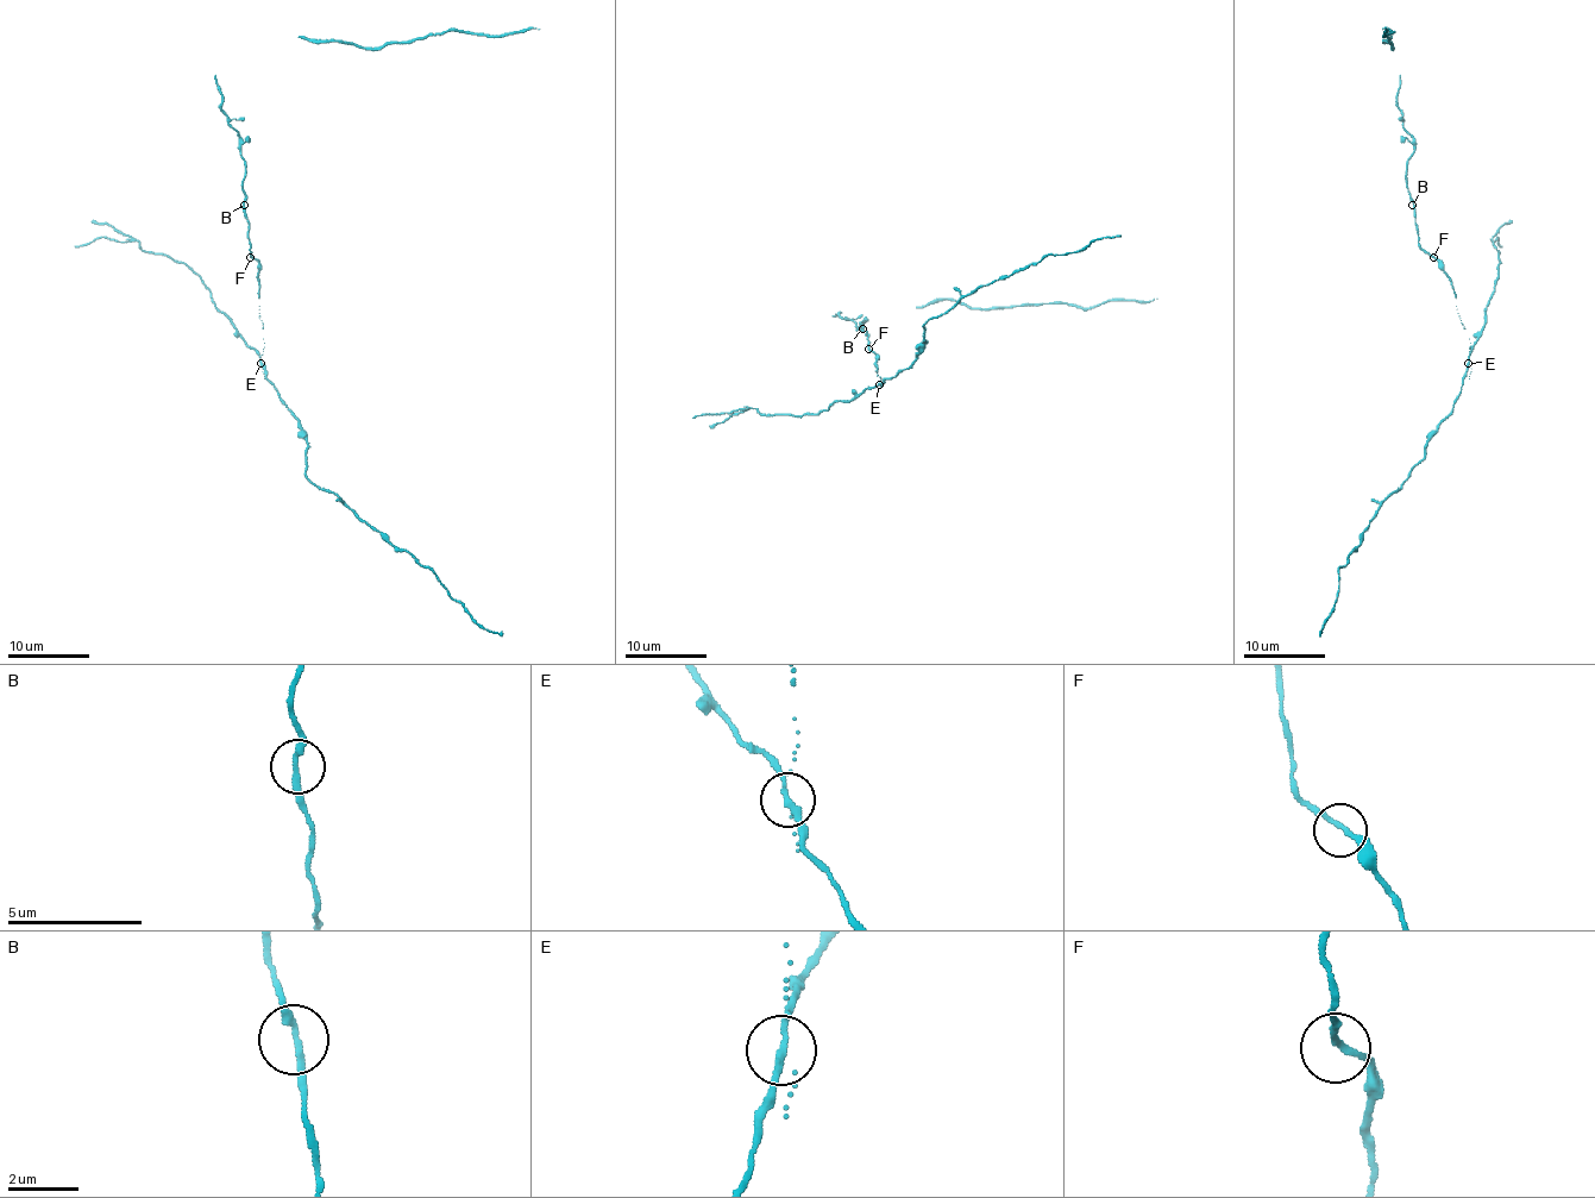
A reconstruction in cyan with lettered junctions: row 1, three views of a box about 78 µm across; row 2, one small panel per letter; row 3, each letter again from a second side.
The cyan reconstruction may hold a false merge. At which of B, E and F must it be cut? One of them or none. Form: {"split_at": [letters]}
{"split_at": ["E"]}

